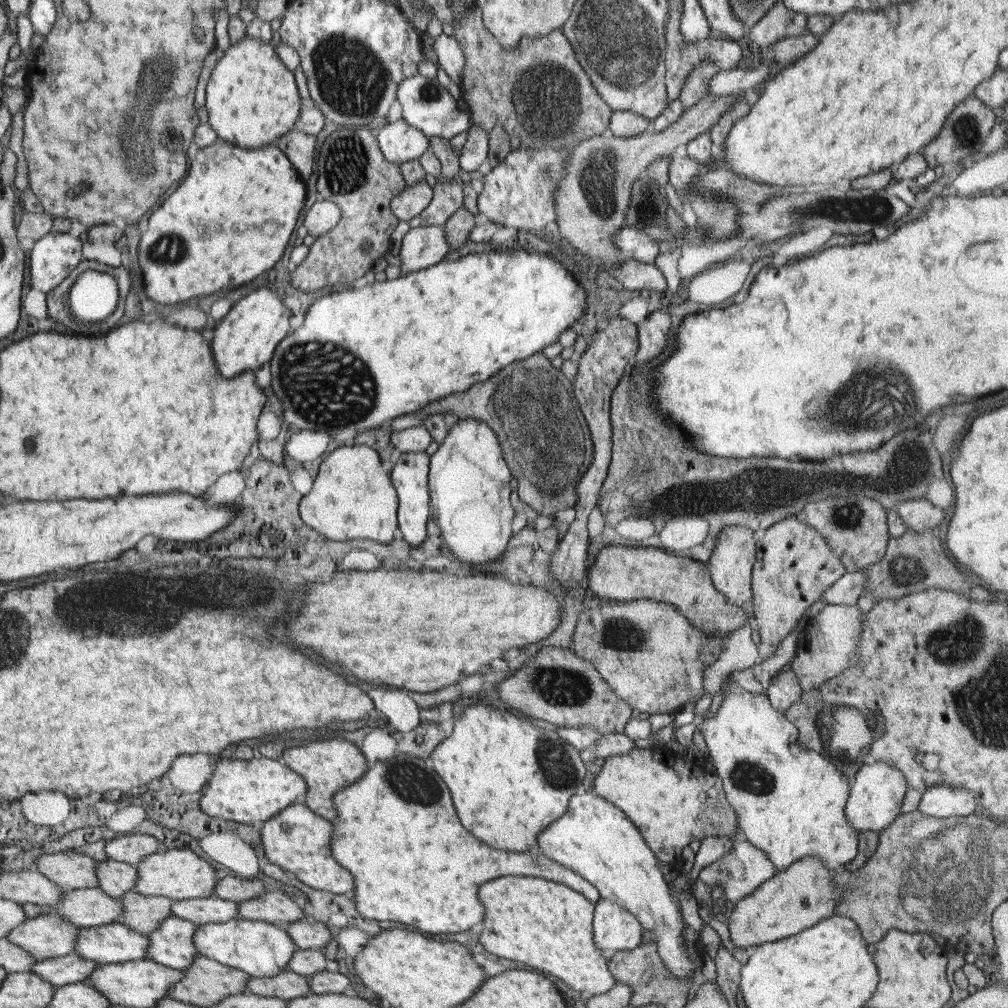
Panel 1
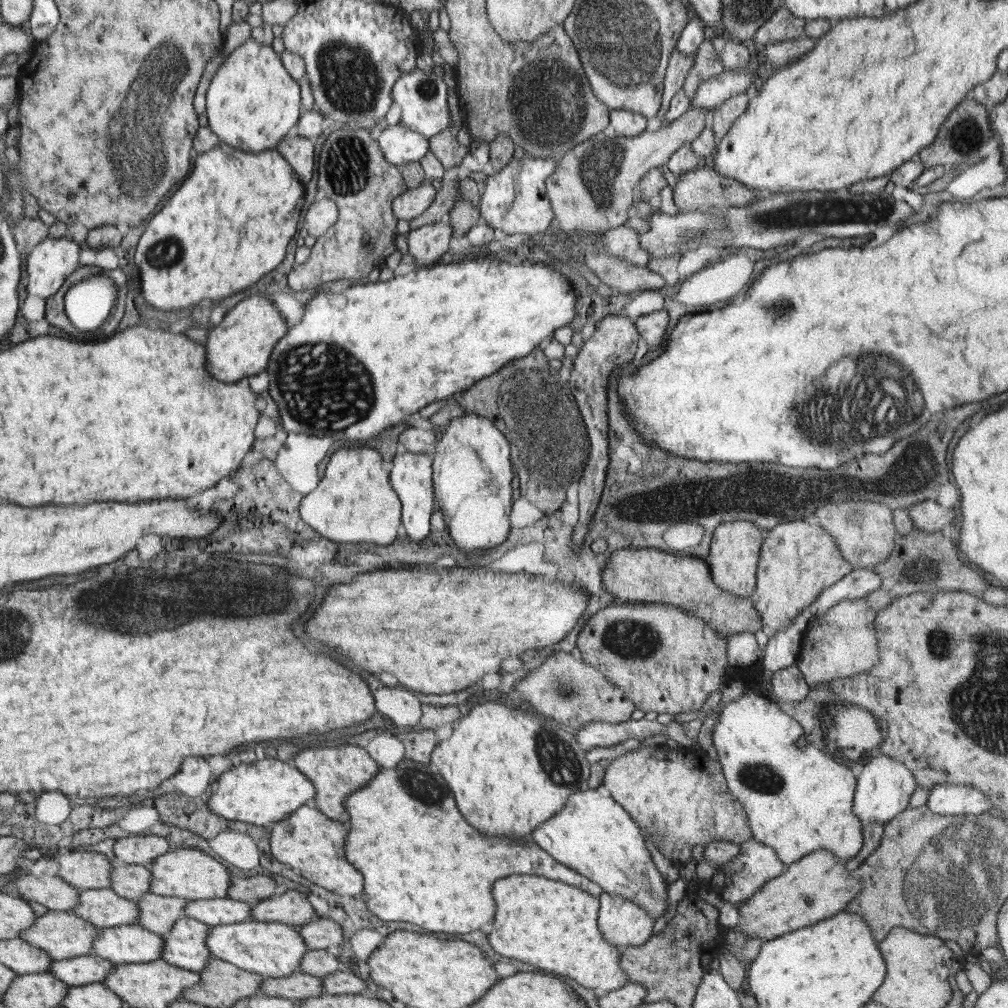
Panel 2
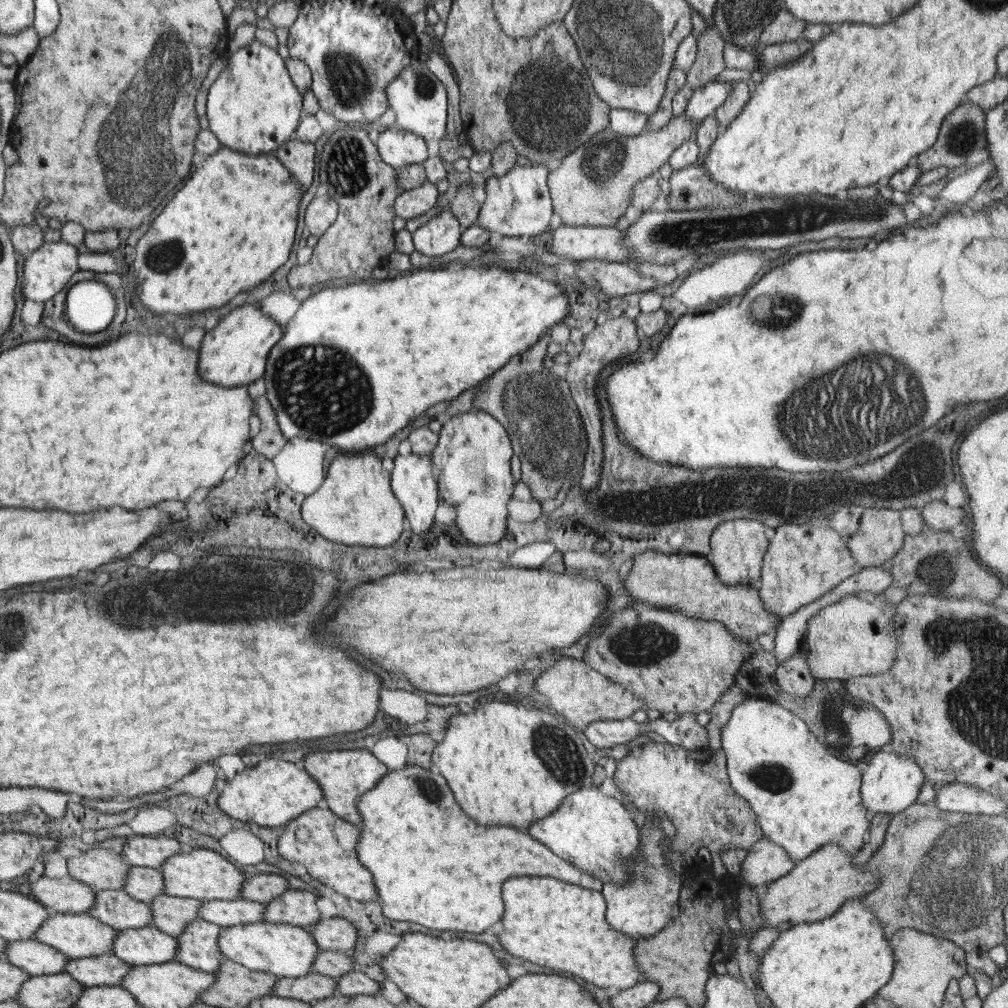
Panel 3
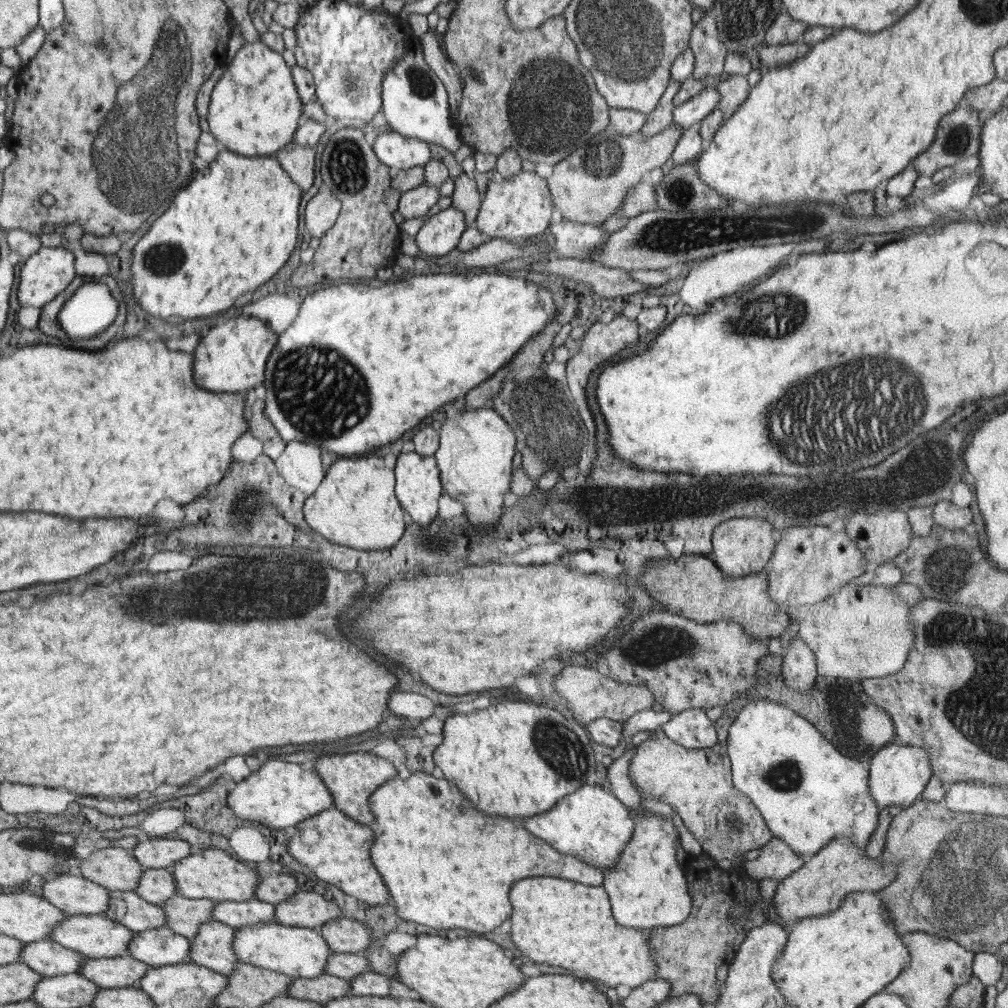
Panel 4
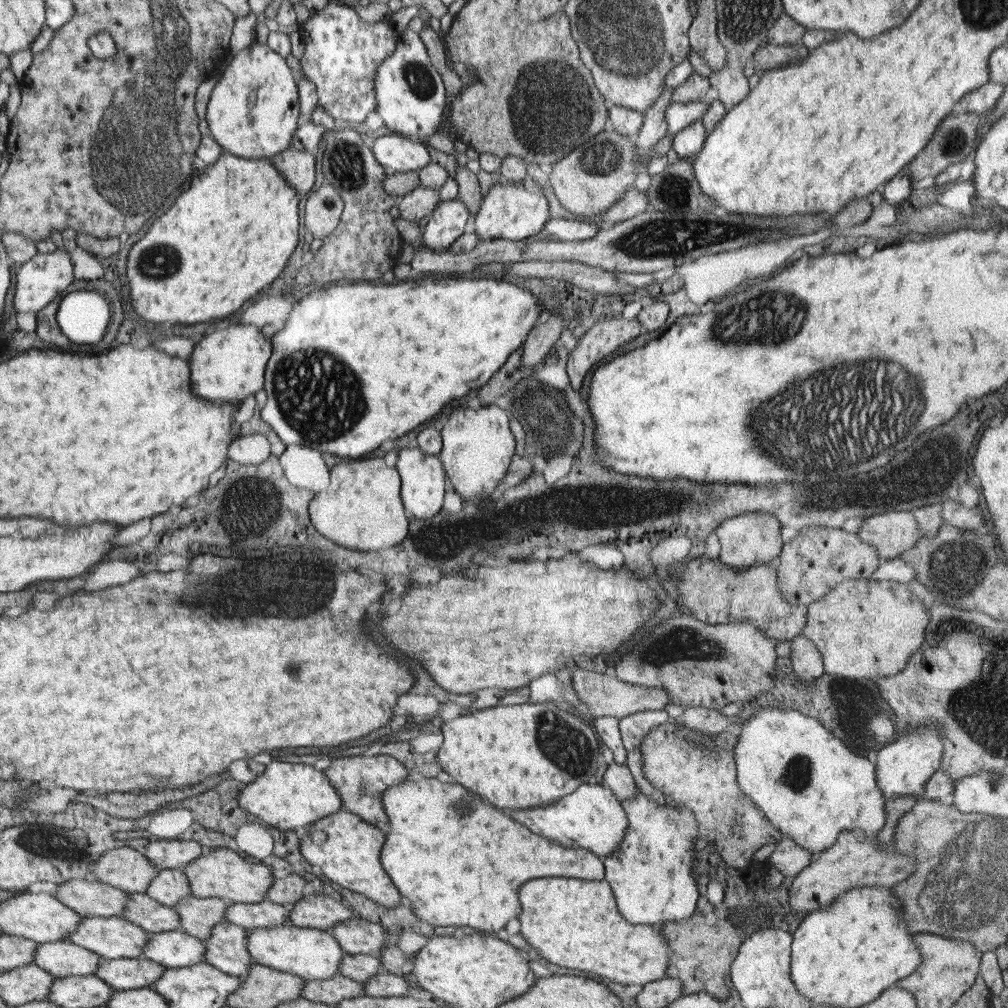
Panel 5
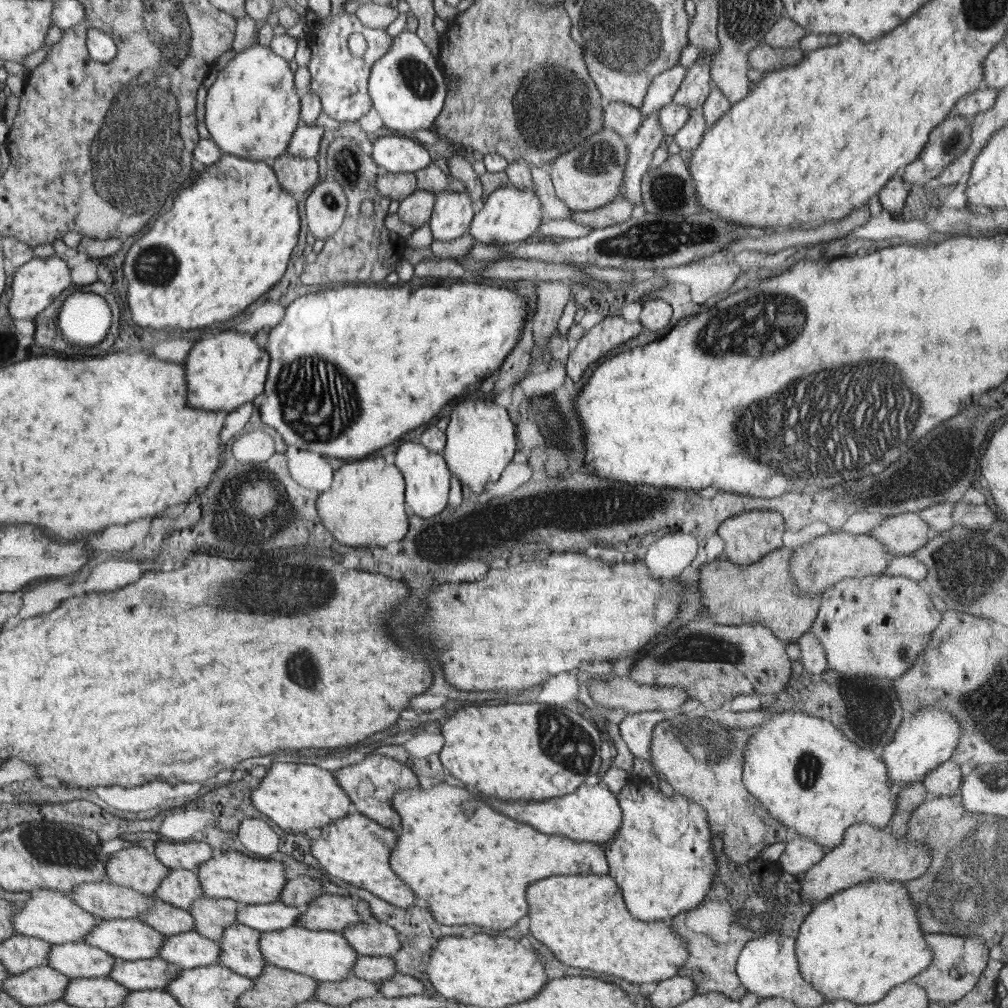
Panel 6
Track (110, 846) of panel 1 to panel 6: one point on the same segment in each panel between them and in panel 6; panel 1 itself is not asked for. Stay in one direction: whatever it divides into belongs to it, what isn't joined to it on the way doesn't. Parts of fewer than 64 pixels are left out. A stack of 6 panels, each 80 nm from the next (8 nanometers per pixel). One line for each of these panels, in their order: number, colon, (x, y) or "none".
2: (138, 849)
3: (150, 851)
4: (157, 852)
5: (172, 853)
6: (188, 855)

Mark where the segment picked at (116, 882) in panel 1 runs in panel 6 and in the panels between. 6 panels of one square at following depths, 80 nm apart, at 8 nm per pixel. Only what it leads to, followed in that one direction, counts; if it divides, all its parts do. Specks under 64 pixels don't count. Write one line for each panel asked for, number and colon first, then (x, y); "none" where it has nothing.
2: (132, 881)
3: (143, 883)
4: (157, 885)
5: (170, 886)
6: (182, 888)

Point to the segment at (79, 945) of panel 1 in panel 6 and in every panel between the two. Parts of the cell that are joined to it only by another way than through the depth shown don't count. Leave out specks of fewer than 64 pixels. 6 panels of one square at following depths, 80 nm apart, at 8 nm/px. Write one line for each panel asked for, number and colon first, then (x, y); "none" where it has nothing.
2: (126, 944)
3: (138, 946)
4: (158, 947)
5: (174, 949)
6: (187, 950)

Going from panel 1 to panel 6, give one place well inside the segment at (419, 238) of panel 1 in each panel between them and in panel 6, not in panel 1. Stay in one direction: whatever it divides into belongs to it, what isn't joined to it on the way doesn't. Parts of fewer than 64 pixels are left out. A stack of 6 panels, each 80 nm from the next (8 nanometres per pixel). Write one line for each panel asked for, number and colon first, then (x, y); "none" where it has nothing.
2: (430, 242)
3: (440, 235)
4: (439, 235)
5: (446, 224)
6: (452, 214)

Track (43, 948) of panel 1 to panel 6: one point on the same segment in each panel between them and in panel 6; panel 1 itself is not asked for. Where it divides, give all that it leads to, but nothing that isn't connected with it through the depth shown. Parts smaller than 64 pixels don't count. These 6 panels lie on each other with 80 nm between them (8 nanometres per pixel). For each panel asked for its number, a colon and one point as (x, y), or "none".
2: (62, 935)
3: (77, 936)
4: (95, 936)
5: (111, 937)
6: (131, 939)

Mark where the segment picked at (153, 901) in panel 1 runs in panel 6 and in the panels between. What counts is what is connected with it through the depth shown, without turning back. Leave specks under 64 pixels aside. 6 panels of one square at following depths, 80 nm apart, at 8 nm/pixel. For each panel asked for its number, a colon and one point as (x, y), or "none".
2: (159, 913)
3: (171, 914)
4: (185, 916)
5: (199, 916)
6: (211, 915)

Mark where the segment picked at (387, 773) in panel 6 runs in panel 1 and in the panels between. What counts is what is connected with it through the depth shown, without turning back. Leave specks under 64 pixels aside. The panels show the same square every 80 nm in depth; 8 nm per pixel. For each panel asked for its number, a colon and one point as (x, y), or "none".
1: (328, 766)
2: (336, 772)
3: (344, 775)
4: (351, 778)
5: (361, 781)

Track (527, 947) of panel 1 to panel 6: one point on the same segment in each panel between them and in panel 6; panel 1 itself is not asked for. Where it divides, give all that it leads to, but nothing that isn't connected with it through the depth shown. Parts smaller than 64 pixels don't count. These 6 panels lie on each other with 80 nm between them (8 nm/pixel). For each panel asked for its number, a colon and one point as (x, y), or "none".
2: (551, 925)
3: (551, 923)
4: (558, 922)
5: (574, 923)
6: (583, 919)

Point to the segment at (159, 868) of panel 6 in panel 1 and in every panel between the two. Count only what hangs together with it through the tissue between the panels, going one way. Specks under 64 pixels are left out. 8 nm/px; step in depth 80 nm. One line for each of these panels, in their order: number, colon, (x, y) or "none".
1: (70, 871)
2: (85, 870)
3: (102, 869)
4: (114, 868)
5: (125, 868)

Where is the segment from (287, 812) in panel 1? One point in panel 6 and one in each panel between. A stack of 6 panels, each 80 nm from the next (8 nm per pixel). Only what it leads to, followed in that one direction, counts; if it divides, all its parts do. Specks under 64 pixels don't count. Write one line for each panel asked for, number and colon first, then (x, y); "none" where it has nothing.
2: (307, 840)
3: (326, 844)
4: (337, 848)
5: (348, 849)
6: (355, 848)

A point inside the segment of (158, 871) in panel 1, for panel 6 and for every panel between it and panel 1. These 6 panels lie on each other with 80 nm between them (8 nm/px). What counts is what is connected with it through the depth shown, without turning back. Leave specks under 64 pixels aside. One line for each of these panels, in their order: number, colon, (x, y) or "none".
2: (191, 874)
3: (203, 874)
4: (214, 874)
5: (222, 873)
6: (233, 875)

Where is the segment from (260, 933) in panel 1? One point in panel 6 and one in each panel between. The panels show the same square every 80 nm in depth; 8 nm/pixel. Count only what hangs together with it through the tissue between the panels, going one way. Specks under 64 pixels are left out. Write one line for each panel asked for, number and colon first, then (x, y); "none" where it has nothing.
2: (274, 950)
3: (285, 950)
4: (302, 953)
5: (312, 954)
6: (326, 956)

